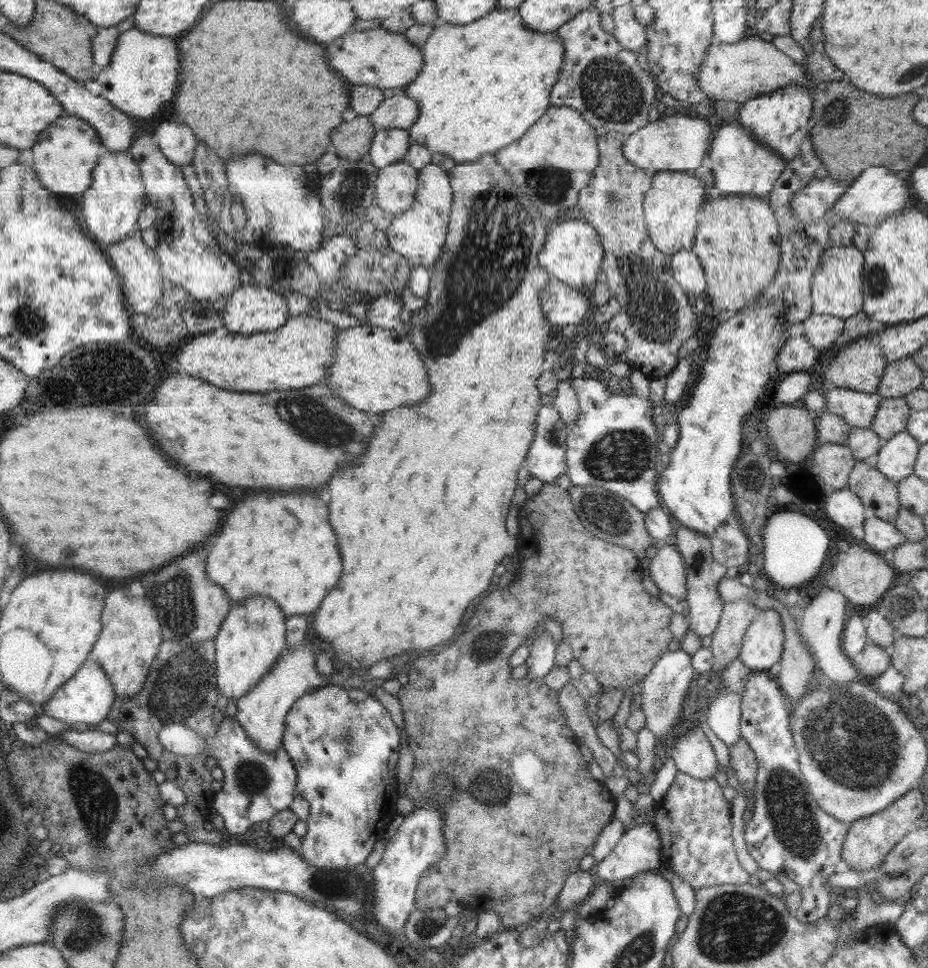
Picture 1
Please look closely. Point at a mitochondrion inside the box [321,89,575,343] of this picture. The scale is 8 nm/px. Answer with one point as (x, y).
(350, 189)

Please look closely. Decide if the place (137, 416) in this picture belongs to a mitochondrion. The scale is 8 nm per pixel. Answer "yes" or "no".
no

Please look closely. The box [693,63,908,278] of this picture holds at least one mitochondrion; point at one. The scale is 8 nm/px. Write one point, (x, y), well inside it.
(836, 108)

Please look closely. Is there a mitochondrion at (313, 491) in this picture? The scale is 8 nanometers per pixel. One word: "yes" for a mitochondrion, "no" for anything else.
no

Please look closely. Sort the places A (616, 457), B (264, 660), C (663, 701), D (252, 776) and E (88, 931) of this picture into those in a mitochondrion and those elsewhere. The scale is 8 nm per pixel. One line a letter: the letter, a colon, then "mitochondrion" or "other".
A: mitochondrion
B: other
C: mitochondrion
D: mitochondrion
E: mitochondrion

